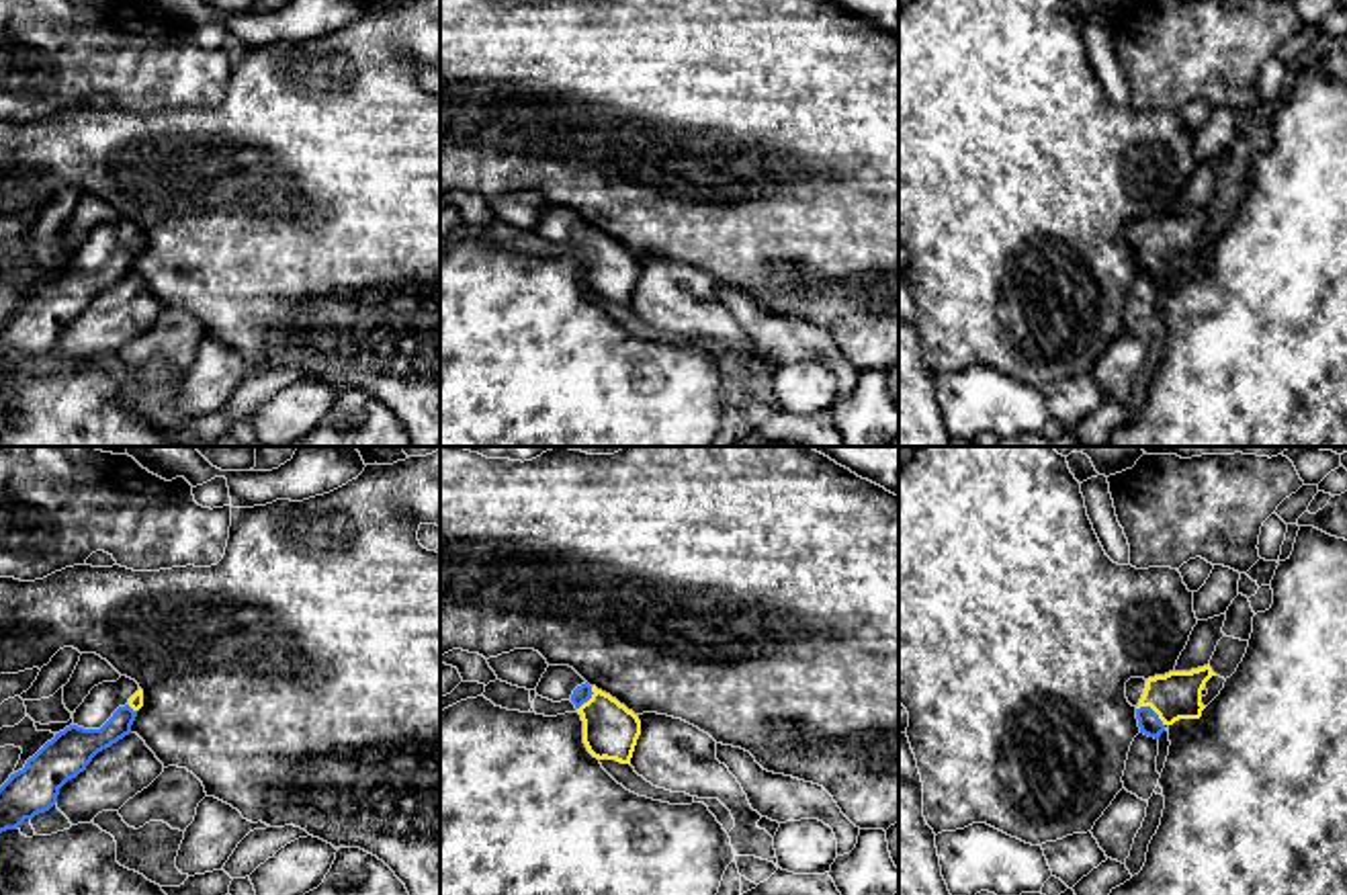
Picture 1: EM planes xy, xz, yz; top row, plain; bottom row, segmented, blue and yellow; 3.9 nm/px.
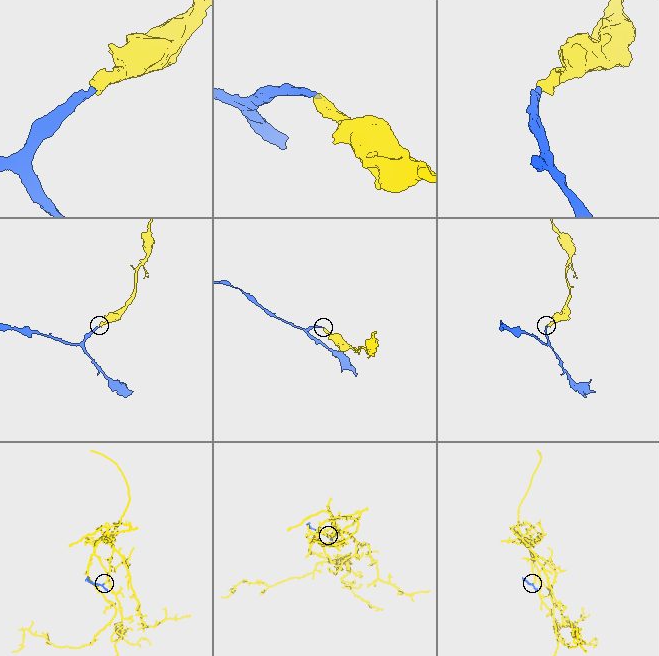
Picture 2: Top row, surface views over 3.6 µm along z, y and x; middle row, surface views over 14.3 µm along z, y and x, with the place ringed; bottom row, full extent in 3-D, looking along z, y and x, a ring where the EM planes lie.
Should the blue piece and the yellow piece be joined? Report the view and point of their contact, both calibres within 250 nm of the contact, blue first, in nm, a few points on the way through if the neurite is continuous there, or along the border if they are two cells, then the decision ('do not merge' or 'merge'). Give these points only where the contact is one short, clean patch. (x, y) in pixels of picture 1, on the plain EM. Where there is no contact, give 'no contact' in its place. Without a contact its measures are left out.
contact yz (1153, 252); calibres 90 and 190 nm; way yz (1149, 263), (1153, 252), (1178, 236); merge

